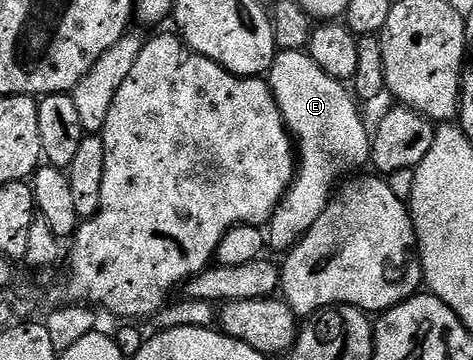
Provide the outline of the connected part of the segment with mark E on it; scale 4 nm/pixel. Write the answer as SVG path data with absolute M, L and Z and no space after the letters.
M302 50L276 53L269 71L269 85L297 147L295 179L269 223L270 249L272 246L286 252L317 224L317 216L325 212L340 183L370 163L372 135L359 115L361 106L352 91L326 74L310 54Z

